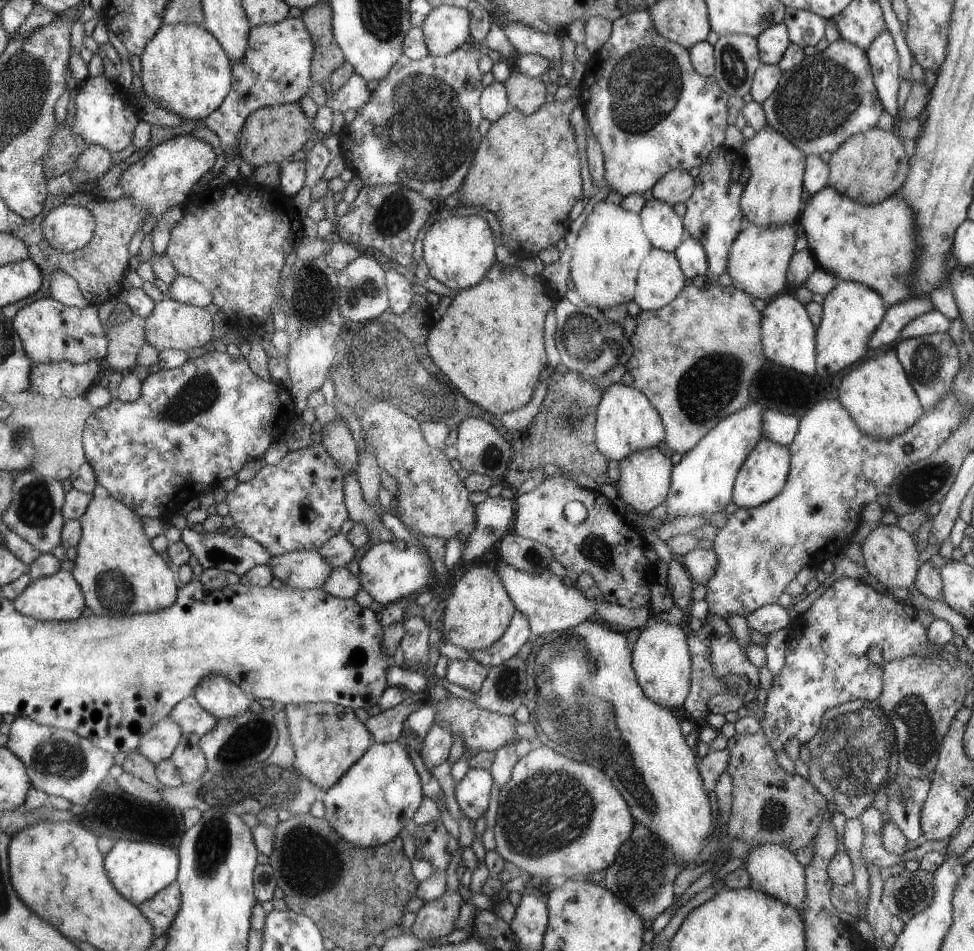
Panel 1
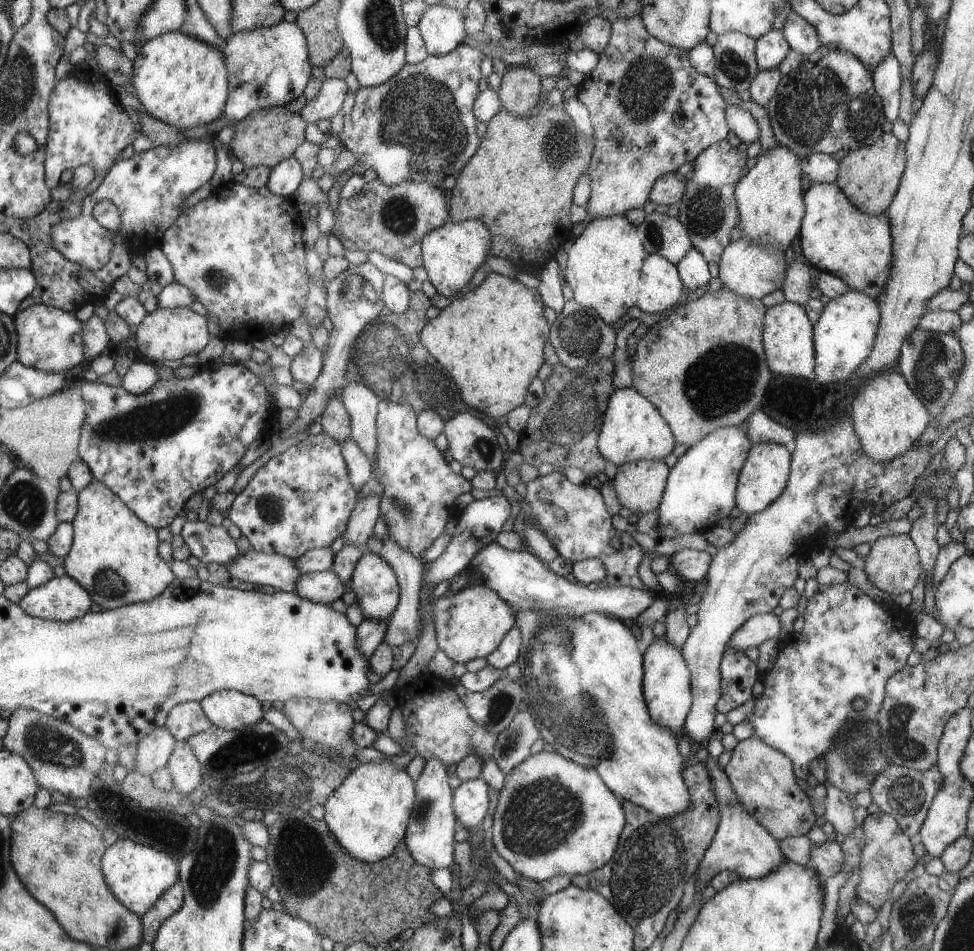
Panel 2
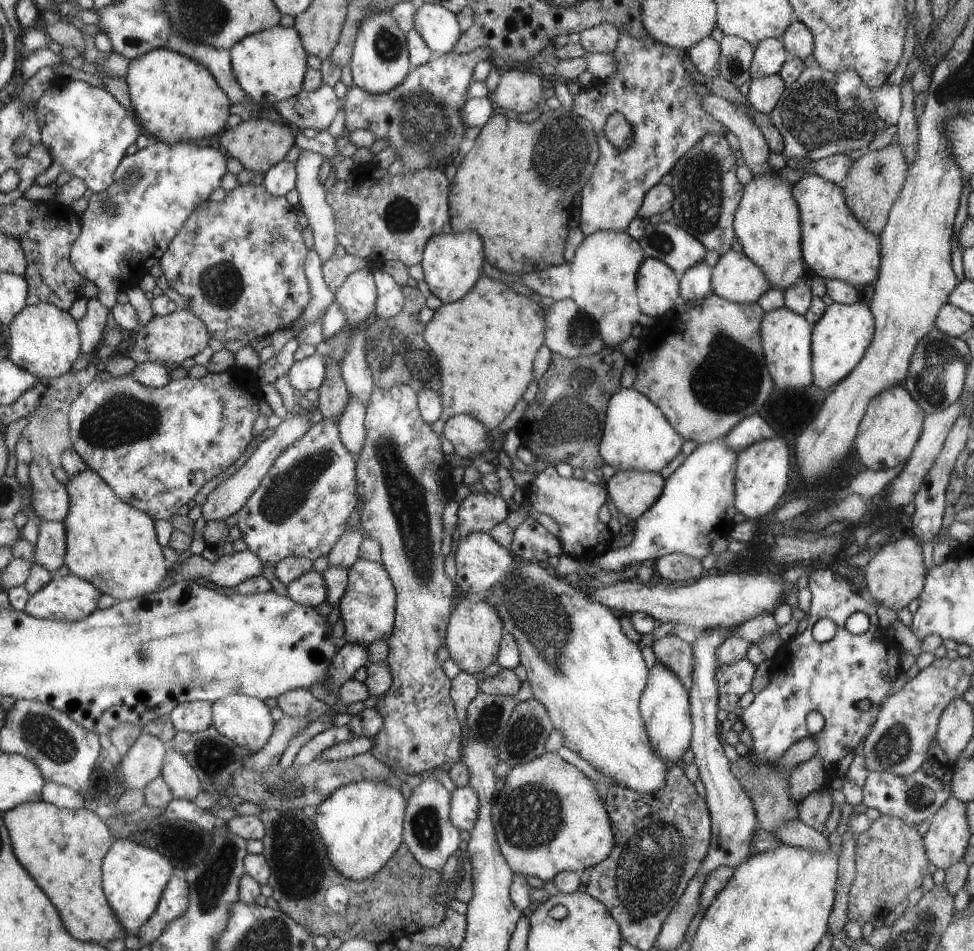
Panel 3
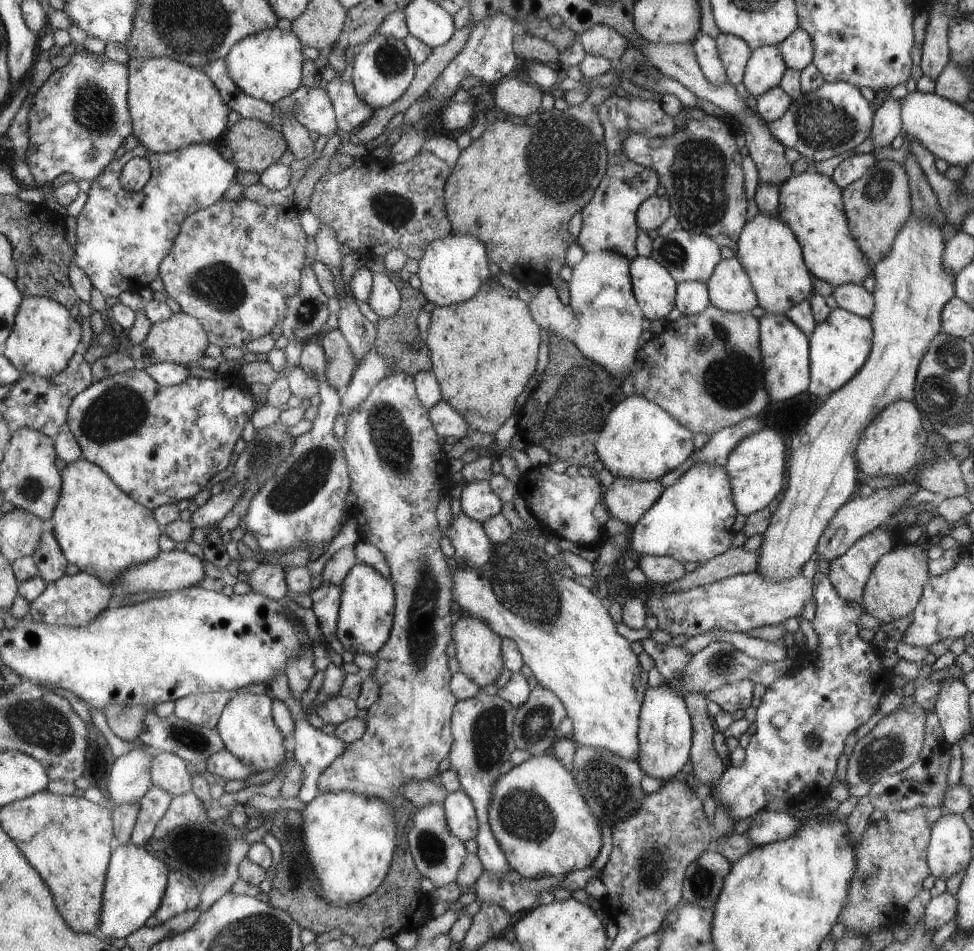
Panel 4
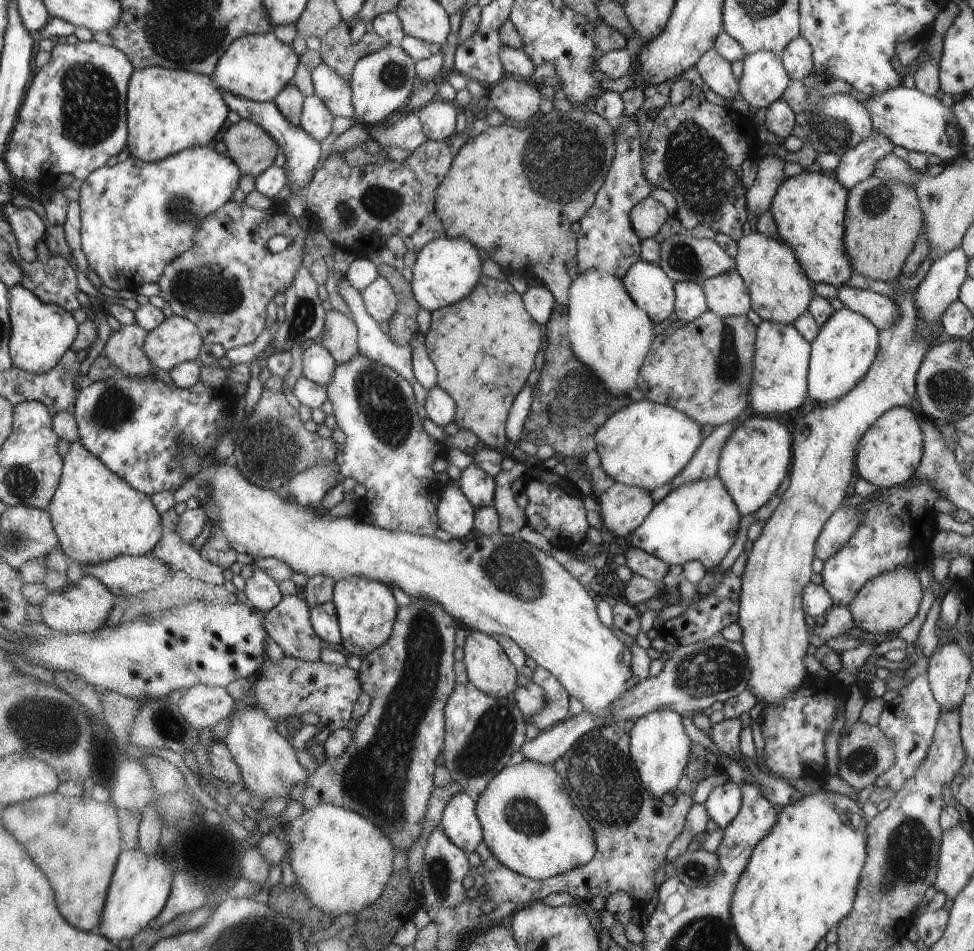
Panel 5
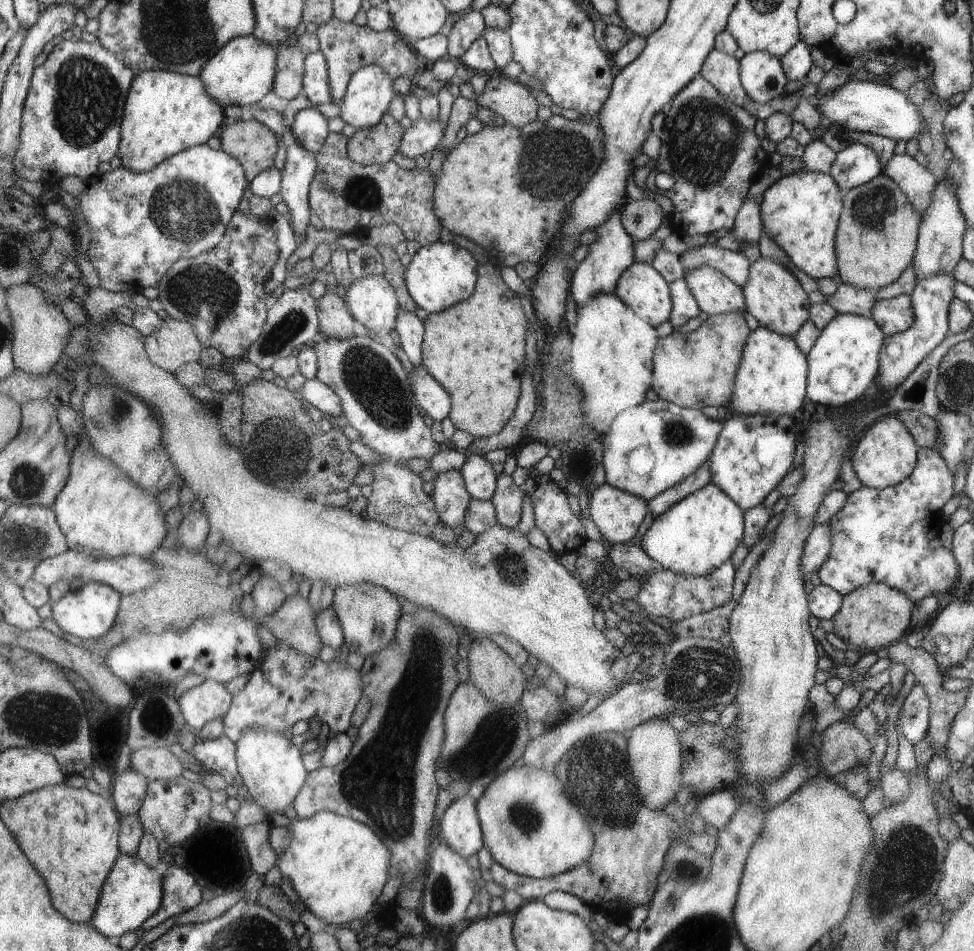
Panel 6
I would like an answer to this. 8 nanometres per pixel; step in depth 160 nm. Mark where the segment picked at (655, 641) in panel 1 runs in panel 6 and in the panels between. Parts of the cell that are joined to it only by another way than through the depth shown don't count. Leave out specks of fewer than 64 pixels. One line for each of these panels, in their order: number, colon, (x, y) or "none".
2: (665, 673)
3: (664, 708)
4: (664, 736)
5: (660, 748)
6: (655, 748)

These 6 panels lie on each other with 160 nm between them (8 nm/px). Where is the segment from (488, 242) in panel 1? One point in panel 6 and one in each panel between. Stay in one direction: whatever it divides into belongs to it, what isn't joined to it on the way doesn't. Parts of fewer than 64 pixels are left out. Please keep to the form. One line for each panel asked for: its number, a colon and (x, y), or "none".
2: (450, 254)
3: (451, 263)
4: (451, 270)
5: (445, 270)
6: (439, 275)

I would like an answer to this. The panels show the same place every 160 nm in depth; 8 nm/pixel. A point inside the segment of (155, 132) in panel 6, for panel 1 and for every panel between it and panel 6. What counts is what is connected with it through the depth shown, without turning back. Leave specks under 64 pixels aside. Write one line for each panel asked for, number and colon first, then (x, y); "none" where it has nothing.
1: (185, 71)
2: (182, 81)
3: (177, 99)
4: (173, 105)
5: (168, 109)

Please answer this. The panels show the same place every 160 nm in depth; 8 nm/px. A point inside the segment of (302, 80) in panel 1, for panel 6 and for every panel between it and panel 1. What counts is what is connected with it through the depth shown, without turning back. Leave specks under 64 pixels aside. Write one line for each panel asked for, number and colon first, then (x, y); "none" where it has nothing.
2: (267, 67)
3: (269, 66)
4: (267, 65)
5: (257, 66)
6: (241, 72)

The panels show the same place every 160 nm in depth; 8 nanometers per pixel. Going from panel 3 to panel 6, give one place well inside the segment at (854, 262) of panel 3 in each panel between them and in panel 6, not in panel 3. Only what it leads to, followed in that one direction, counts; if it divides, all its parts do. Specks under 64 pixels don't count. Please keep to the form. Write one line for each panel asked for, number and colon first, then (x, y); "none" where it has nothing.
4: (811, 204)
5: (809, 209)
6: (799, 211)

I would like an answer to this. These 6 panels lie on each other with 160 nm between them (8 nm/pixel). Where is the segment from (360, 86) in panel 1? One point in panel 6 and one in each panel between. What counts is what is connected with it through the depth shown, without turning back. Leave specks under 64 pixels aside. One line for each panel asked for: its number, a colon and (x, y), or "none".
2: (327, 103)
3: (316, 109)
4: (312, 108)
5: (315, 119)
6: (309, 128)

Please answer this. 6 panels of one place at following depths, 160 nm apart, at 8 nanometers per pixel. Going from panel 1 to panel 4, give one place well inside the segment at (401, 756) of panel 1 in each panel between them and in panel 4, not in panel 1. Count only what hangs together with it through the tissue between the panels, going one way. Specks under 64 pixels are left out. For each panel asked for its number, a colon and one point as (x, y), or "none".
2: (366, 815)
3: (360, 823)
4: (348, 839)

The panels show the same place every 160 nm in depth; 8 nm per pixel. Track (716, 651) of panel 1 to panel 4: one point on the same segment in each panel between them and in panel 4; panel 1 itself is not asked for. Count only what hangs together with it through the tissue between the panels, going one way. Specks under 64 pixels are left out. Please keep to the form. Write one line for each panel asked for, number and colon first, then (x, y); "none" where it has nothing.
2: (738, 673)
3: (733, 680)
4: (732, 696)

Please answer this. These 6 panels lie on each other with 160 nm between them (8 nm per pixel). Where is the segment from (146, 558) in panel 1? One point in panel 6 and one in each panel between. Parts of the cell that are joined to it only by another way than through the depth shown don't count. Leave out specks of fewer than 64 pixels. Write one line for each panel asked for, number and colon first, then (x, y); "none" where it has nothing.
2: (115, 555)
3: (111, 543)
4: (102, 530)
5: (98, 515)
6: (103, 511)

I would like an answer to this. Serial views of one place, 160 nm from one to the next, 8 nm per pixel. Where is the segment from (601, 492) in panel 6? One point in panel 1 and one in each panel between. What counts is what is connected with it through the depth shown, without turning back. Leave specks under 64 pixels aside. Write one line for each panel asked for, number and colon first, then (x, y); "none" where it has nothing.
1: (644, 477)
2: (639, 484)
3: (632, 492)
4: (627, 499)
5: (621, 508)

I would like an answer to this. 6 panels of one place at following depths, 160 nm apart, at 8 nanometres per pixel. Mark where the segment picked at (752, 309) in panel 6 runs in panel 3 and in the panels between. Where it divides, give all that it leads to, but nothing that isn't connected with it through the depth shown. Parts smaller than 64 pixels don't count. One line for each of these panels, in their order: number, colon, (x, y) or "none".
3: (766, 225)
4: (768, 250)
5: (779, 292)

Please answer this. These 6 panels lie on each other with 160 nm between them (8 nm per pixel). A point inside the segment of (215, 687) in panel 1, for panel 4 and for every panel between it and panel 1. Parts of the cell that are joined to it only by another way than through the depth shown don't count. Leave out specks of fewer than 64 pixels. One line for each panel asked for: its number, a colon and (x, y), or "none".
2: (229, 710)
3: (245, 720)
4: (245, 726)

